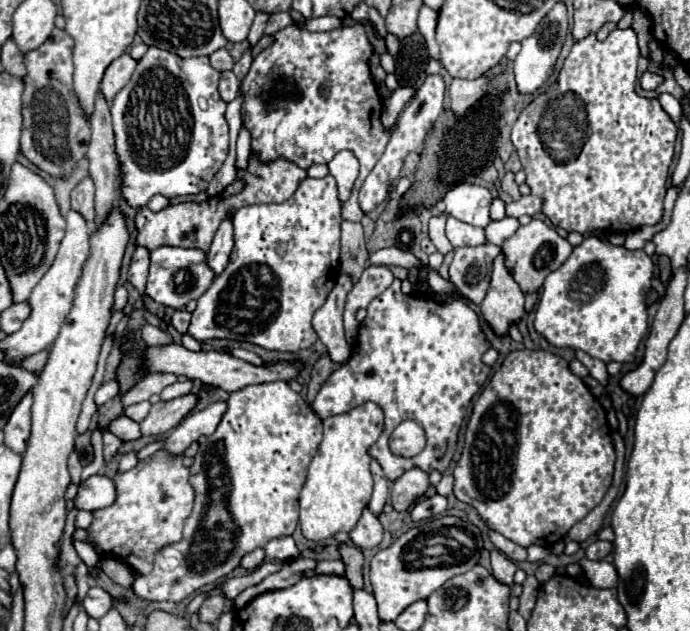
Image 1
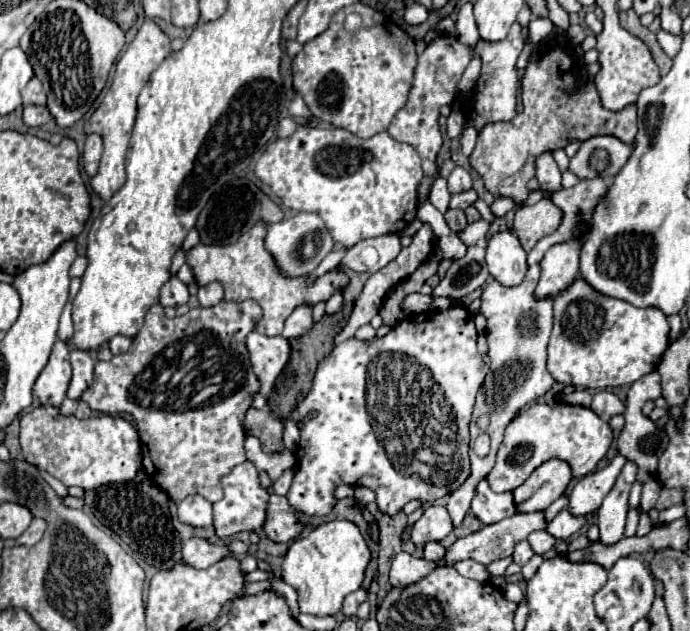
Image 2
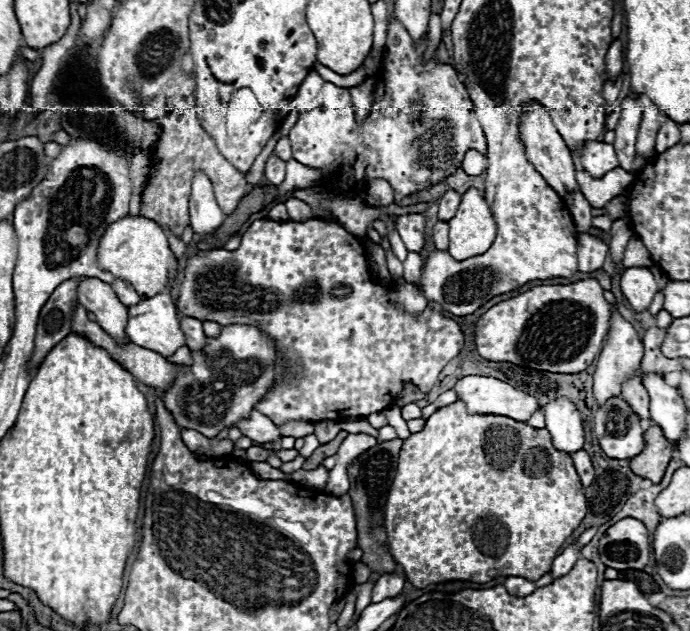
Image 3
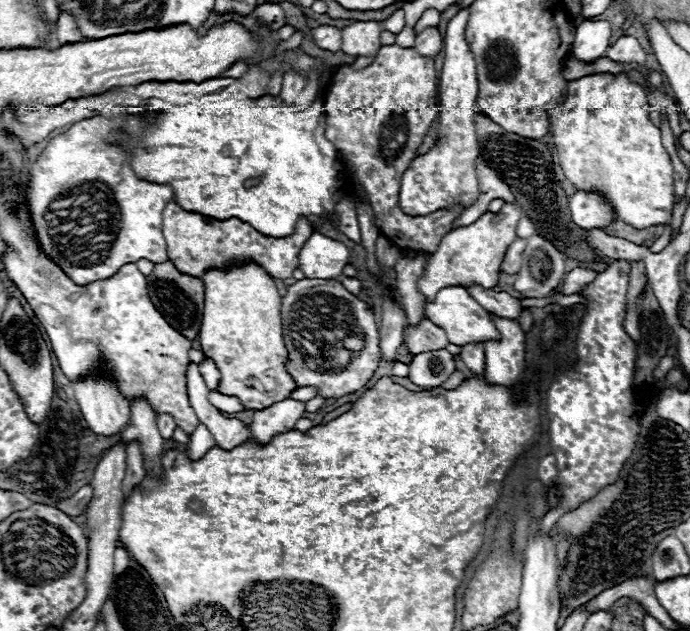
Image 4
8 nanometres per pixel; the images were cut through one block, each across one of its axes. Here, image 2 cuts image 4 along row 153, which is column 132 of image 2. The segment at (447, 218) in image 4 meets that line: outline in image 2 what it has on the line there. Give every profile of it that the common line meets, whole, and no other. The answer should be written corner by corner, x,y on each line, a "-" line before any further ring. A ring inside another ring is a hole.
222,300
210,308
192,308
188,314
176,318
166,318
164,308
154,304
128,352
112,356
108,362
96,362
94,382
80,396
94,412
112,416
130,414
138,422
144,470
176,504
192,494
218,502
222,498
220,476
246,460
244,419
254,394
260,390
260,382
252,372
246,336
256,328
260,318
262,308
254,300

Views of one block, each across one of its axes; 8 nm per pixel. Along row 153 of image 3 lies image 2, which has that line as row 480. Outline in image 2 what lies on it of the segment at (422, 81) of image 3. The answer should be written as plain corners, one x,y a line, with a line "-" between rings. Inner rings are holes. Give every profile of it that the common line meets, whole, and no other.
450,306
448,310
430,310
422,312
416,316
408,316
402,322
398,322
386,336
376,336
374,340
358,340
358,338
348,338
346,342
334,346
334,350
318,364
318,370
314,374
312,388
308,396
292,410
290,420
294,420
300,426
302,438
298,444
298,472
294,474
292,486
286,494
290,506
298,512
304,512
306,516
326,516
332,512
336,506
336,496
334,490
340,484
350,484
350,486
366,486
376,492
378,508
382,514
398,514
406,502
410,500
420,500
420,502
432,502
438,500
456,488
464,484
464,480
470,476
470,458
468,458
468,442
470,442
470,414
474,408
474,398
478,388
484,382
484,376
488,374
488,366
484,364
482,356
476,350
476,328
474,328
474,318
464,306
-
480,480
478,488
476,488
476,494
472,498
470,510
472,510
472,514
476,514
476,518
482,524
494,524
502,518
508,518
508,516
516,514
514,502
512,502
512,492
496,494
488,488
486,480

